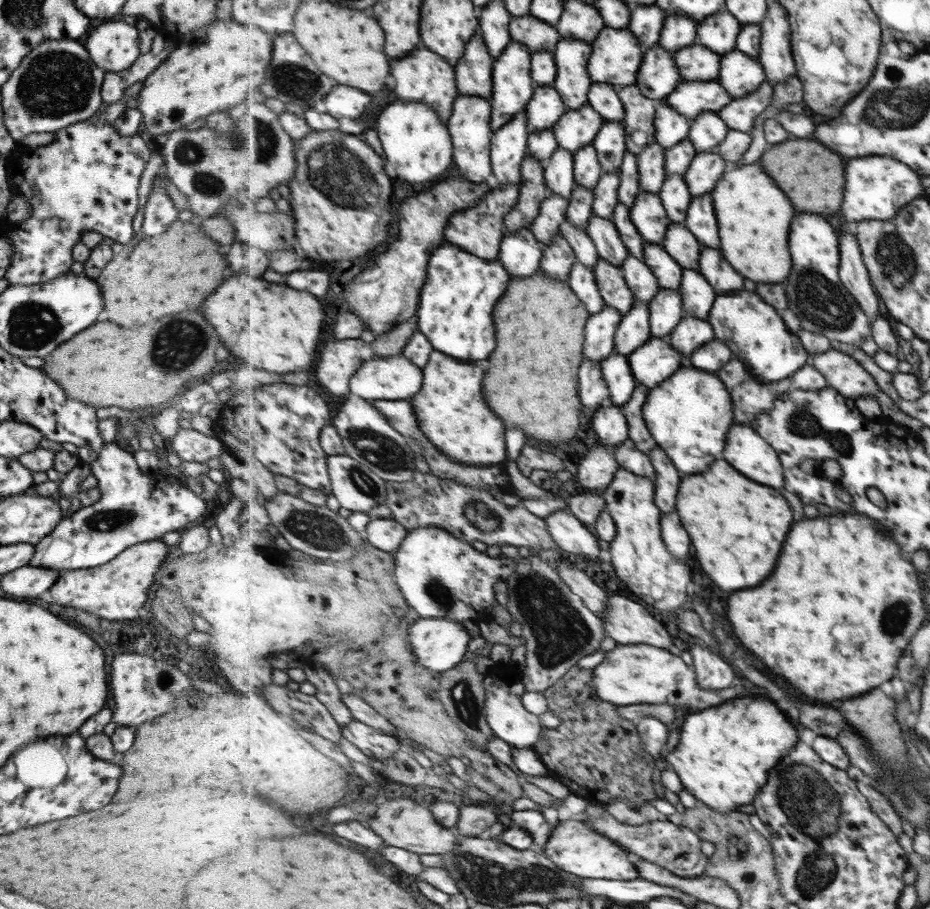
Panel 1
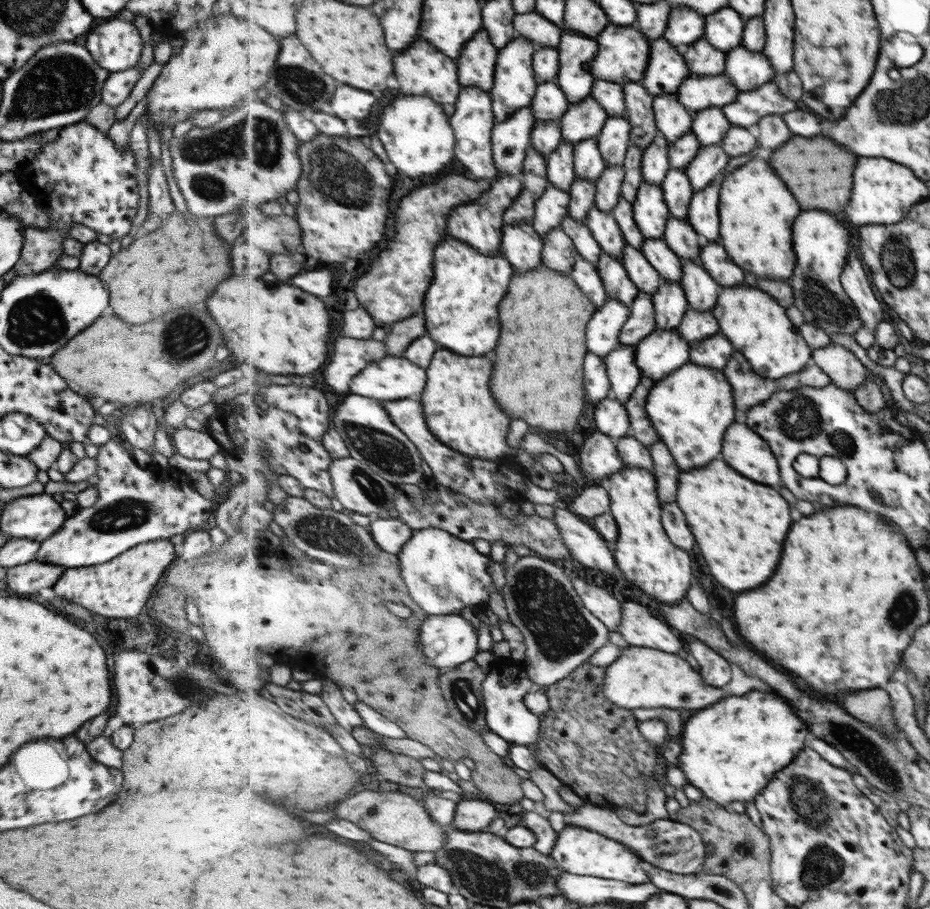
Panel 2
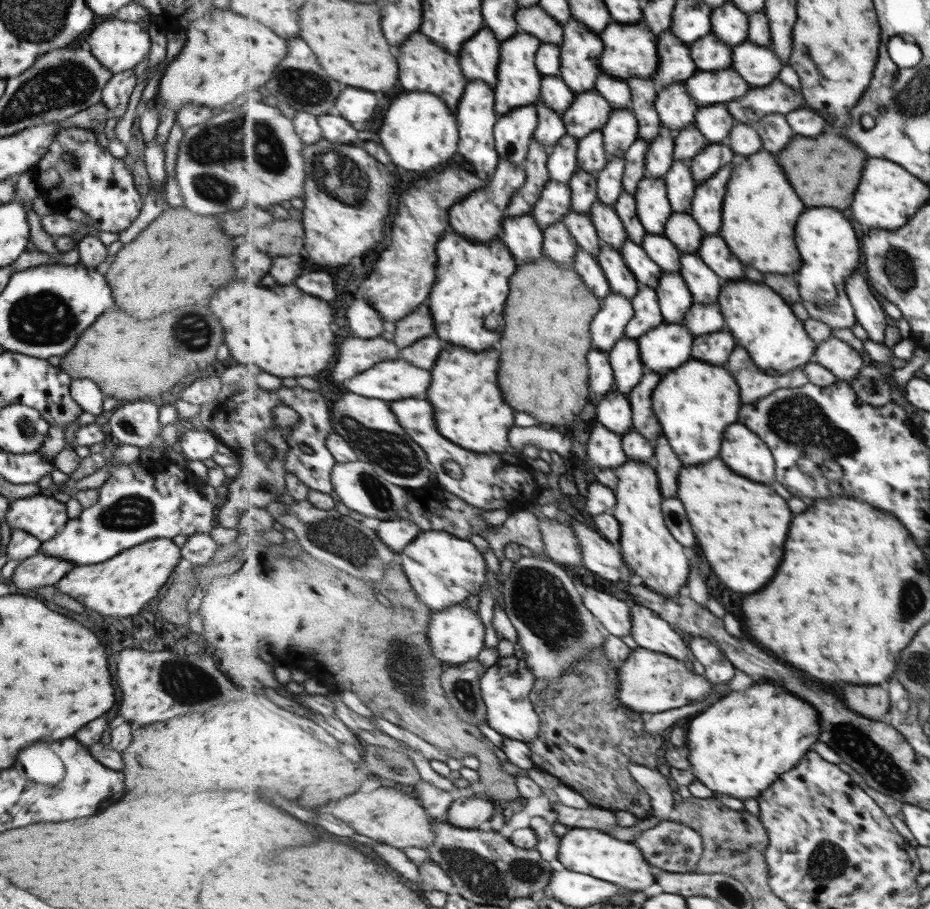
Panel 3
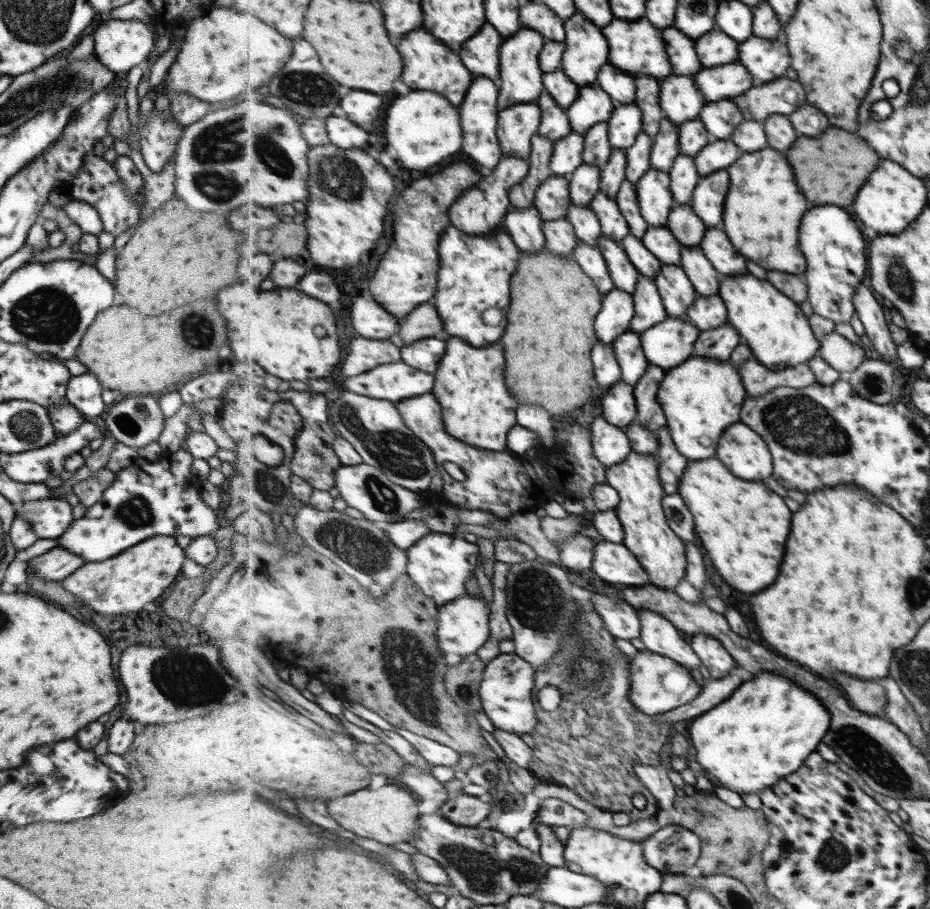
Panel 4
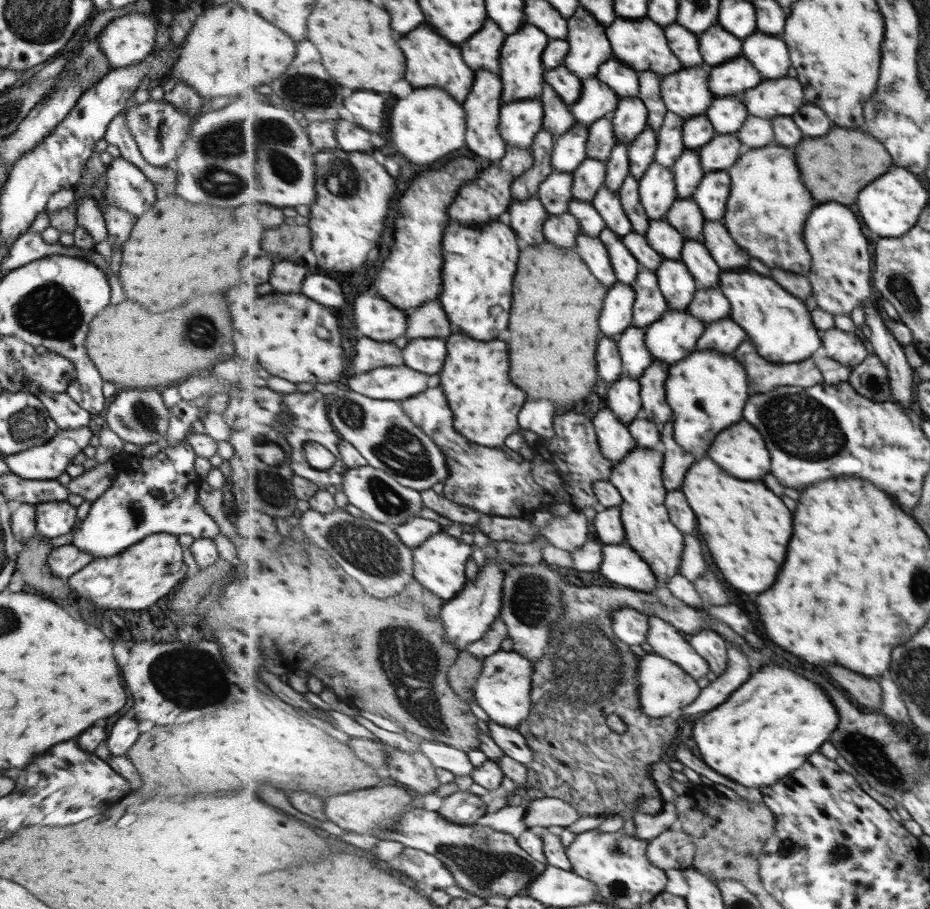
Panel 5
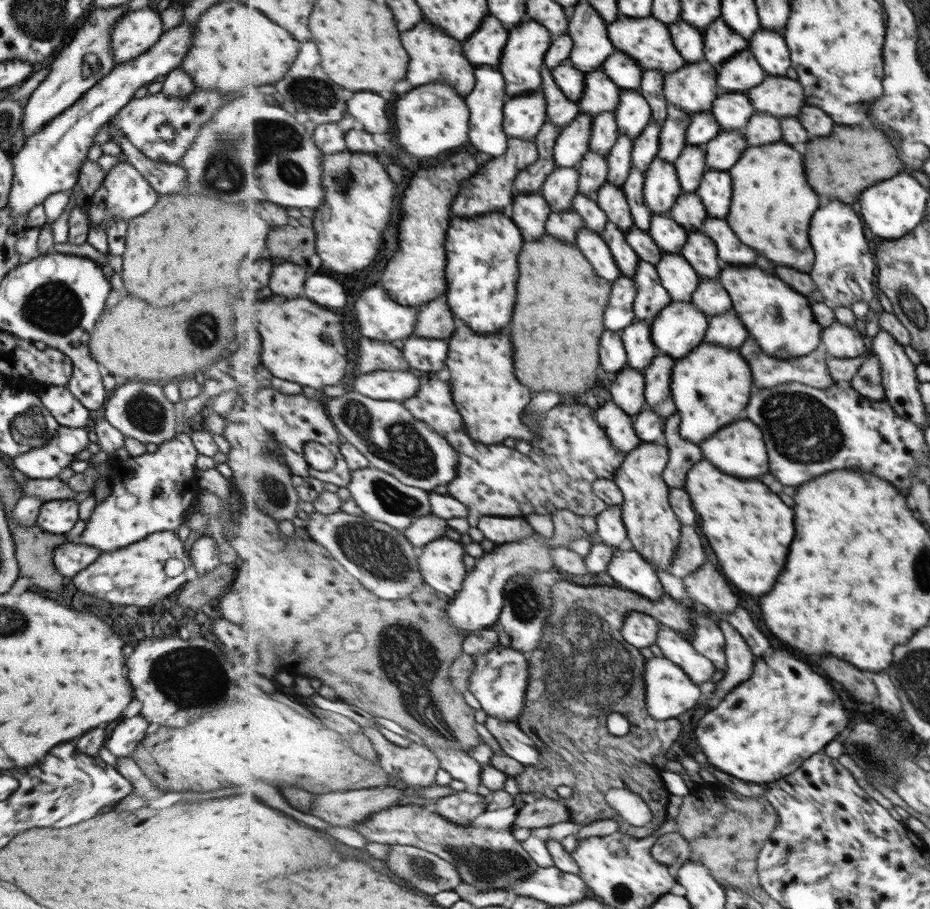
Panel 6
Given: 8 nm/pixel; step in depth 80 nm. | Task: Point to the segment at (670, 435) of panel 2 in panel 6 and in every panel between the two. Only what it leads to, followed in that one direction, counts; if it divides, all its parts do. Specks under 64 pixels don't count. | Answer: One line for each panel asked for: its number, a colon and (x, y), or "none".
3: (695, 403)
4: (702, 397)
5: (707, 391)
6: (712, 385)

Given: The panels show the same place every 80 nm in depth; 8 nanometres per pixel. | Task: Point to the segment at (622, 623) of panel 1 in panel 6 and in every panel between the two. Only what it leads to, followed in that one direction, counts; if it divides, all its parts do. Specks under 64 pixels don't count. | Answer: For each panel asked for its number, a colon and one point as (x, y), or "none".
2: (639, 627)
3: (650, 631)
4: (659, 635)
5: (666, 639)
6: (680, 651)

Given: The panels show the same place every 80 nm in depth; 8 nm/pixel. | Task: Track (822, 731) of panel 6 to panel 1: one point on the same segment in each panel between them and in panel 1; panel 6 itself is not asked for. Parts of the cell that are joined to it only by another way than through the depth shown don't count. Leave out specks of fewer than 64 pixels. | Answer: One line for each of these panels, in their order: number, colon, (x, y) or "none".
1: (725, 755)
2: (732, 750)
3: (741, 745)
4: (768, 729)
5: (768, 730)

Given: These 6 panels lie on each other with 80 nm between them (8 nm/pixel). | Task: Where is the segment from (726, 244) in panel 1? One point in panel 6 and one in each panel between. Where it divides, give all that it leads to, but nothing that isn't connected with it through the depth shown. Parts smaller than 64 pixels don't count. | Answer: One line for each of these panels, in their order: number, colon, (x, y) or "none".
2: (757, 211)
3: (761, 209)
4: (763, 213)
5: (769, 205)
6: (773, 204)

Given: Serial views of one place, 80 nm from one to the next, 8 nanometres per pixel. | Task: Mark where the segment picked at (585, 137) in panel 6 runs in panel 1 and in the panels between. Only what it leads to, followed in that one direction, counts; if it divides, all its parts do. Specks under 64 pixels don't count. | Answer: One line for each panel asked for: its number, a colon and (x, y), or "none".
1: (559, 170)
2: (562, 174)
3: (563, 163)
4: (568, 155)
5: (571, 150)

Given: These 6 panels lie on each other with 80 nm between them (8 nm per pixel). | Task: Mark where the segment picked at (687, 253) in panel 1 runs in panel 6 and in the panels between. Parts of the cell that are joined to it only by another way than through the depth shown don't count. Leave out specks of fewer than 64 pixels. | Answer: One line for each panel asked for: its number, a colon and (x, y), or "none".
2: (682, 238)
3: (682, 229)
4: (688, 228)
5: (685, 215)
6: (689, 211)

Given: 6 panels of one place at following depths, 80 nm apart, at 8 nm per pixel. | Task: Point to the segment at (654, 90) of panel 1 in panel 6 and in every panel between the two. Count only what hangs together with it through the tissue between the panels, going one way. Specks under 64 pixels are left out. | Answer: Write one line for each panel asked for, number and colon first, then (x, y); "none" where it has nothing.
2: (668, 68)
3: (676, 62)
4: (682, 50)
5: (685, 43)
6: (690, 38)

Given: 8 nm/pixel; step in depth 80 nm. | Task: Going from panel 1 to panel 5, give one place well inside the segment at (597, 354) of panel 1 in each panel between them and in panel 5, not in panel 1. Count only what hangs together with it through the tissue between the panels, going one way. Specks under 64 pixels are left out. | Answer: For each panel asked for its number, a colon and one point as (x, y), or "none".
2: (605, 327)
3: (609, 325)
4: (618, 311)
5: (617, 317)

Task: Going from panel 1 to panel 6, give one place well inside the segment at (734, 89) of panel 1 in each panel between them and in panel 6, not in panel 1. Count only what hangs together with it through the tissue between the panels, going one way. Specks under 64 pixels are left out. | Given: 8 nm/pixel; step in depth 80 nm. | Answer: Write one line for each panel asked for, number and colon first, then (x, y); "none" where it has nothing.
2: (749, 69)
3: (759, 65)
4: (768, 60)
5: (770, 54)
6: (770, 48)

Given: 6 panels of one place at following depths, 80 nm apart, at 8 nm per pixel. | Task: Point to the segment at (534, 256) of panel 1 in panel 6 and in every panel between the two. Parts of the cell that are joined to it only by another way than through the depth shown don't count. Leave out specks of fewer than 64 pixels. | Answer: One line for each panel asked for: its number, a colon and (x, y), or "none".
2: (523, 246)
3: (524, 238)
4: (525, 225)
5: (528, 218)
6: (531, 212)

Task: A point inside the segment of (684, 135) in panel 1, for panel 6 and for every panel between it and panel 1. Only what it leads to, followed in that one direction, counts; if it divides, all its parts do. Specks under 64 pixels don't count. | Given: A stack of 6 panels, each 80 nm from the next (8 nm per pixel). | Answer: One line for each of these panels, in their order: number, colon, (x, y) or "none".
2: (673, 118)
3: (677, 108)
4: (681, 99)
5: (687, 93)
6: (694, 88)

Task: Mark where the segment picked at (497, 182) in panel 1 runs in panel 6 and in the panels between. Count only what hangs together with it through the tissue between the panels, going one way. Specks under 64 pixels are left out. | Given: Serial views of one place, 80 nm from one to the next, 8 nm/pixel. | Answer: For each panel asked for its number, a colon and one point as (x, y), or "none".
2: (512, 138)
3: (515, 131)
4: (518, 125)
5: (521, 120)
6: (525, 115)

